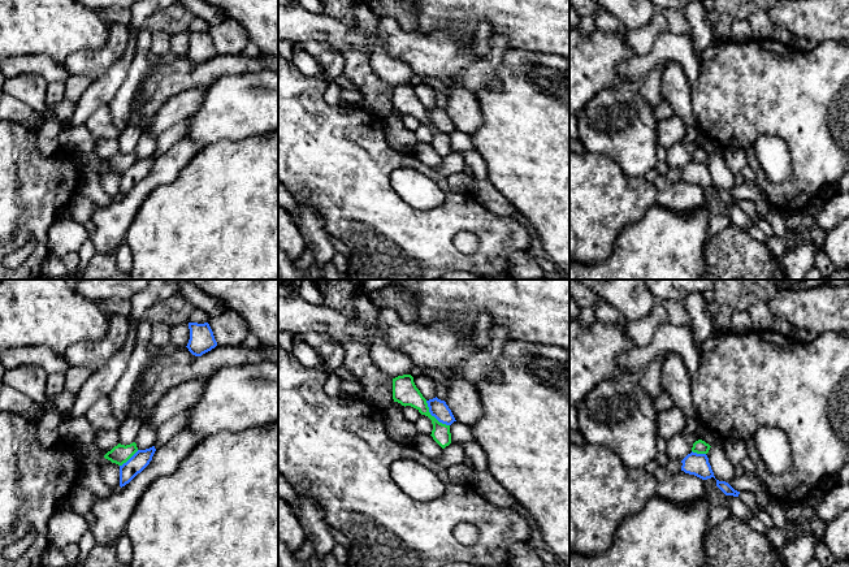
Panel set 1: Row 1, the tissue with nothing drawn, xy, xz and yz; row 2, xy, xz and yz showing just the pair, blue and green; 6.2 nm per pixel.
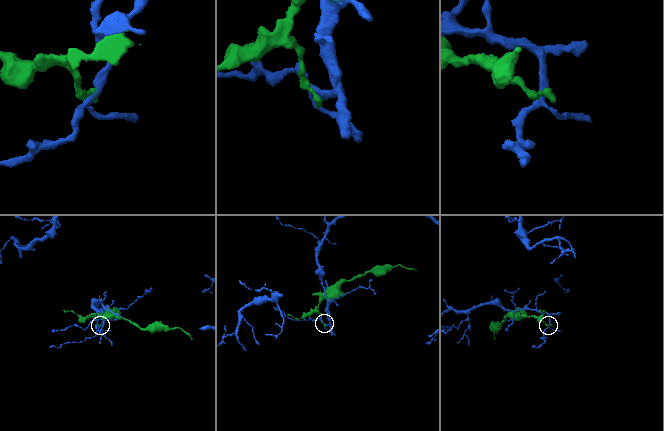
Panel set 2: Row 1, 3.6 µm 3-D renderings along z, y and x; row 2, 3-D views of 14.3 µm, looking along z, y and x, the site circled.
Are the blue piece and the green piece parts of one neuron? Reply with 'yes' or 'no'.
no

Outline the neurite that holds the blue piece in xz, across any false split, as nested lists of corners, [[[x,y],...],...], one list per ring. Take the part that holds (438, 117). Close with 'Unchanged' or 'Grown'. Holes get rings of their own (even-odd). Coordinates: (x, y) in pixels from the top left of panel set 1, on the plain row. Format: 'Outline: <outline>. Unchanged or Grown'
Outline: [[[436,105],[433,108],[426,109],[426,112],[430,124],[434,125],[439,131],[451,134],[454,130],[456,130],[445,109],[441,109]]]. Unchanged

